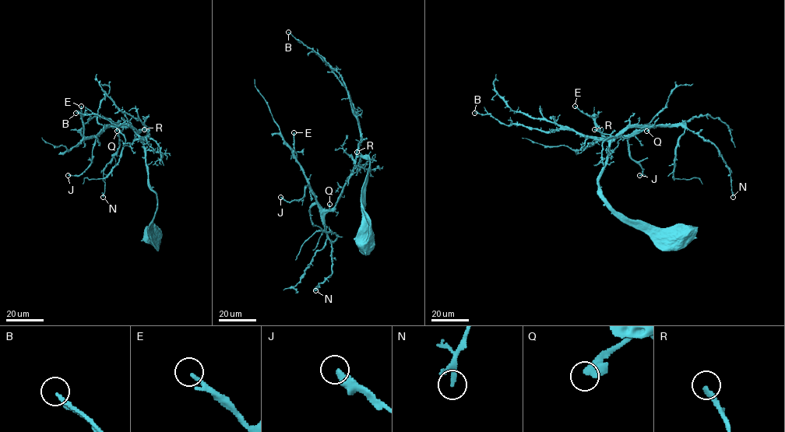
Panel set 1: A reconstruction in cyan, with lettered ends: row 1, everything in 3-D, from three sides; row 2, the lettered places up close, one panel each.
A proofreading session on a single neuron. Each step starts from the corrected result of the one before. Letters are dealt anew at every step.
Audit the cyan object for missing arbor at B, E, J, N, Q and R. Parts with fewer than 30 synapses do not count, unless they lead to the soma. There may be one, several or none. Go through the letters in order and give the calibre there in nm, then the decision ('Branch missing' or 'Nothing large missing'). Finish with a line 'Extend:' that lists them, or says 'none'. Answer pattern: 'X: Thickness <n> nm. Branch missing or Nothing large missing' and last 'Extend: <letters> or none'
B: Thickness 170 nm. Nothing large missing
E: Thickness 200 nm. Nothing large missing
J: Thickness 440 nm. Nothing large missing
N: Thickness 170 nm. Nothing large missing
Q: Thickness 460 nm. Nothing large missing
R: Thickness 300 nm. Nothing large missing
Extend: none

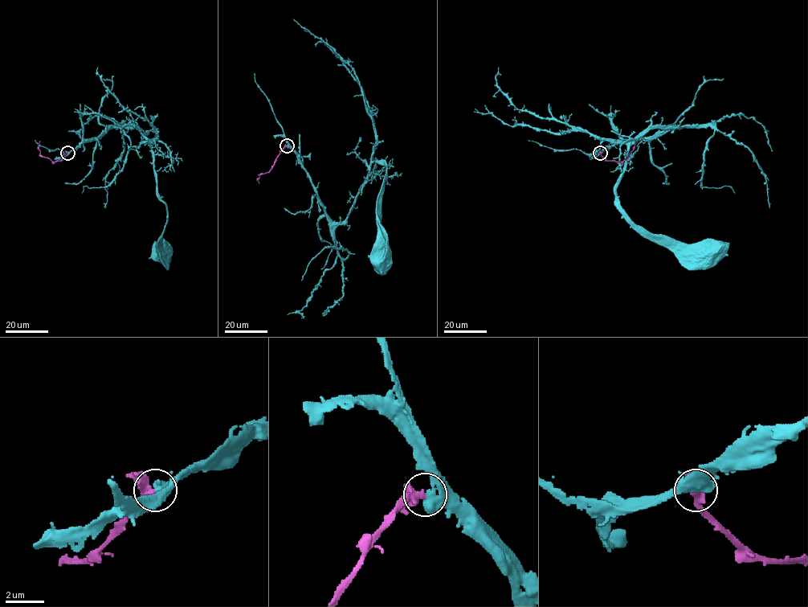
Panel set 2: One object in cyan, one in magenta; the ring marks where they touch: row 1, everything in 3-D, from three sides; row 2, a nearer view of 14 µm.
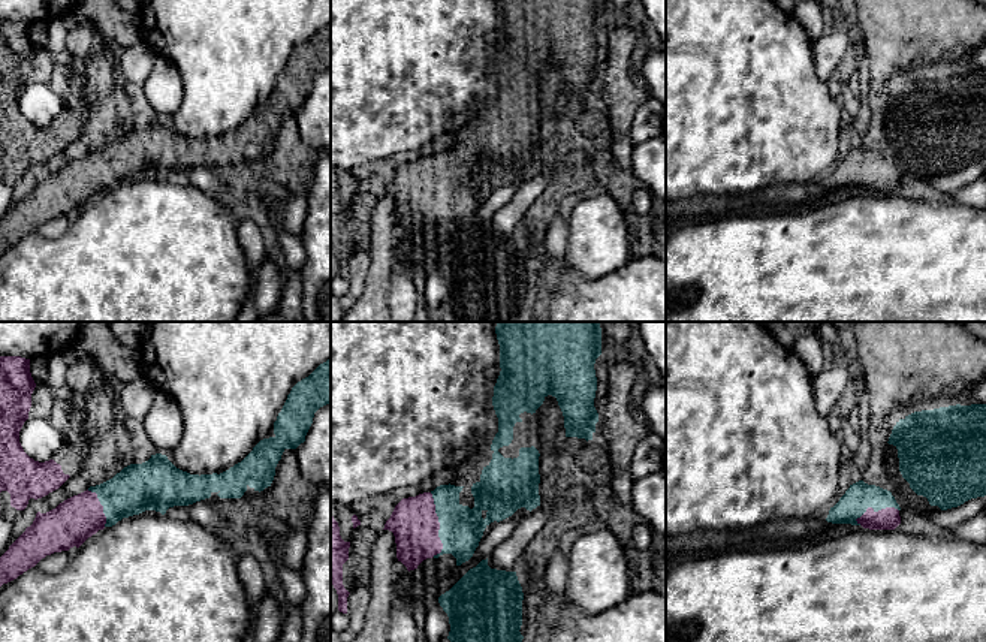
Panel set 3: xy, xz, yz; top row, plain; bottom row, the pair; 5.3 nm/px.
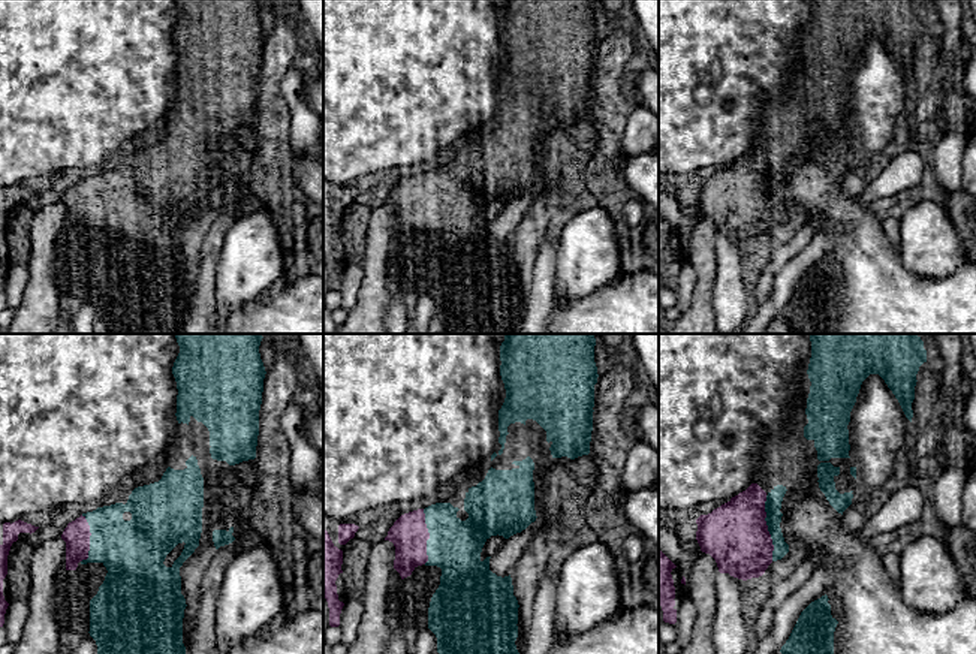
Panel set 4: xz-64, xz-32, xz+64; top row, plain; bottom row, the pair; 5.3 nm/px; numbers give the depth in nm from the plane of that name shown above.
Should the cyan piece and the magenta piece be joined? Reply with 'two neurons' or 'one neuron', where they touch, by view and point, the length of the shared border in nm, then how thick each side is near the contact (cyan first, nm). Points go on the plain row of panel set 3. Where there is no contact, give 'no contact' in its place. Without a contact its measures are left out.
one neuron; contact xz (440, 189); length 340 nm; calibres 240 and 260 nm

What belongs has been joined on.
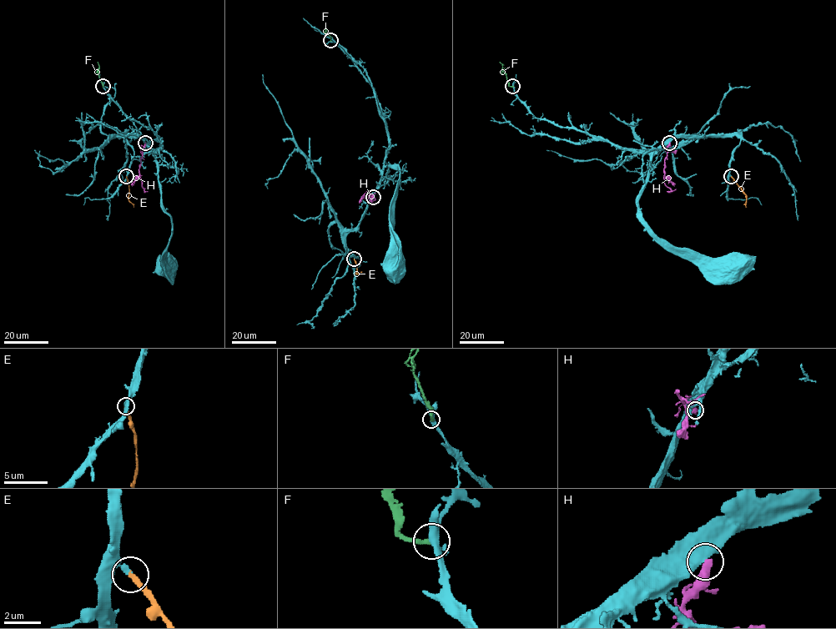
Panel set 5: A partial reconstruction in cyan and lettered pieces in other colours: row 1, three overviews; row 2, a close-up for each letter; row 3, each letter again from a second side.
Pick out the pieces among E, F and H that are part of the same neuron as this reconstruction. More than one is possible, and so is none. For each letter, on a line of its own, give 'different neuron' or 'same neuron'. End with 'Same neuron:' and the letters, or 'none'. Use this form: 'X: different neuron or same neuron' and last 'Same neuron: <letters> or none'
E: same neuron
F: different neuron
H: different neuron
Same neuron: E

